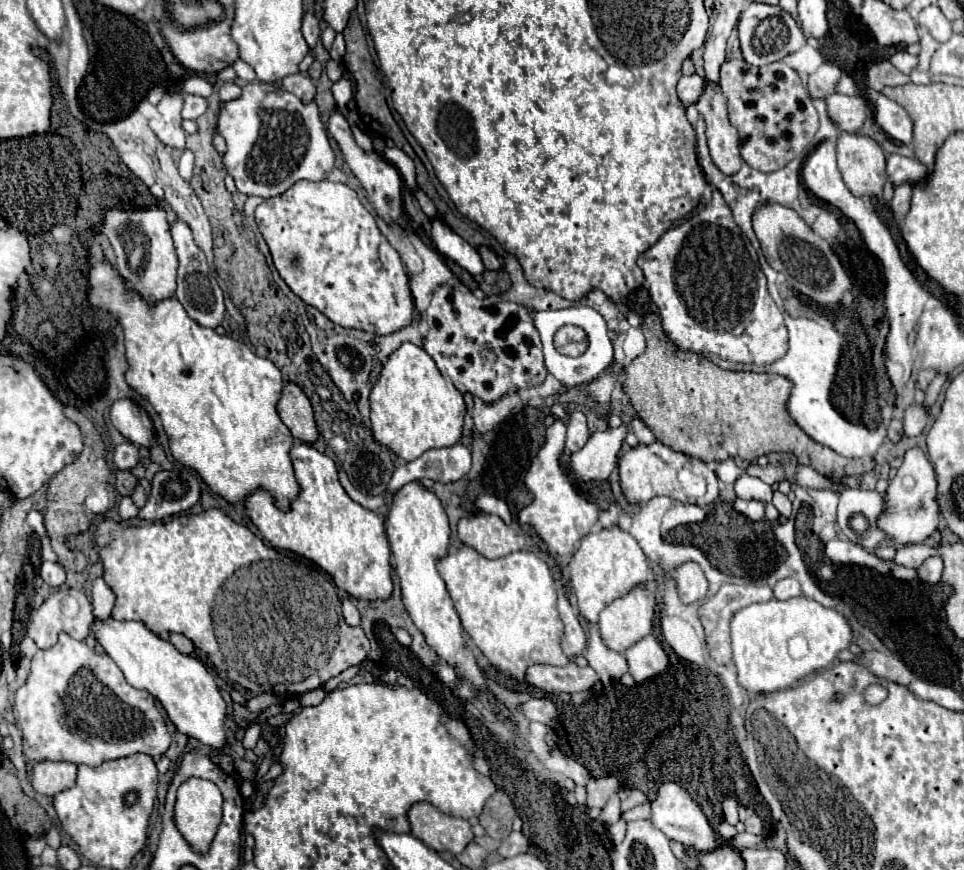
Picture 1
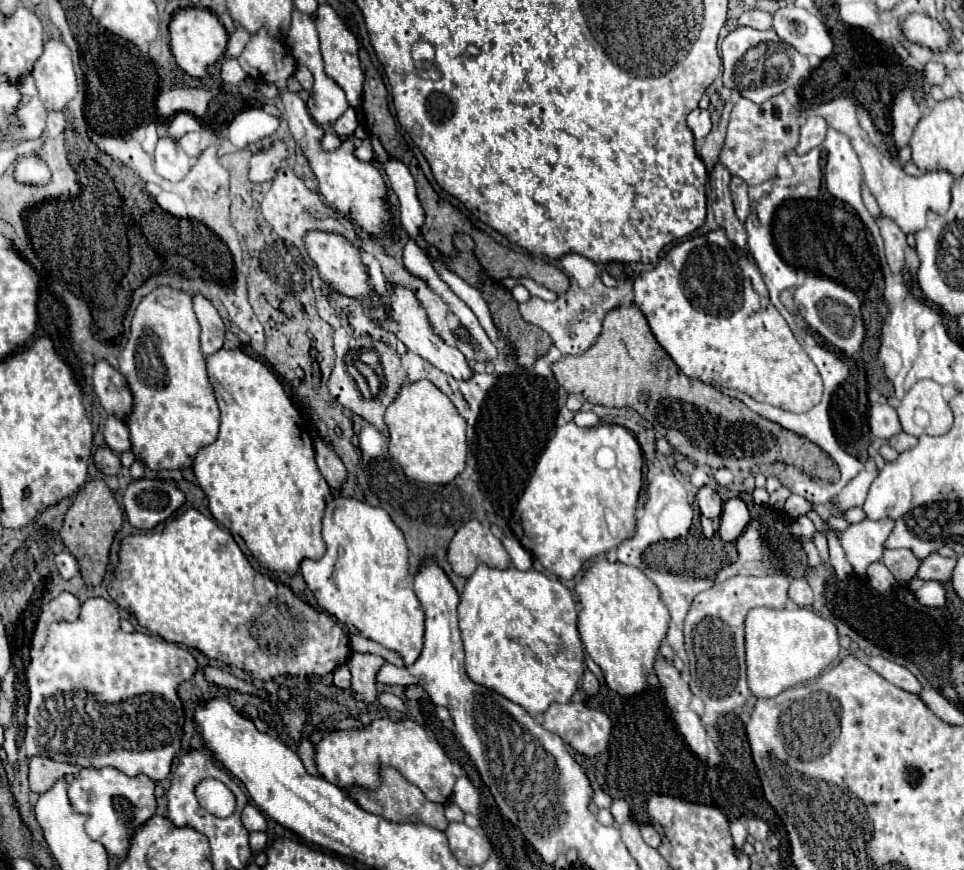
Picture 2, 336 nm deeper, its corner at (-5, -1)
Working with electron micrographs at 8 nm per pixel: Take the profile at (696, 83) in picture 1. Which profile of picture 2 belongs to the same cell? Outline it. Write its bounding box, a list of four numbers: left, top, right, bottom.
[687,109,711,137]

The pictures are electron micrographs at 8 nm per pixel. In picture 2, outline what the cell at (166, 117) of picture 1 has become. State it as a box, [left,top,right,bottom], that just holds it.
[155,135,189,181]

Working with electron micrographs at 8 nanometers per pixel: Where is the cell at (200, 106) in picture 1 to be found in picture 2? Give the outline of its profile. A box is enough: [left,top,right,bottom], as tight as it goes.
[179,133,201,157]

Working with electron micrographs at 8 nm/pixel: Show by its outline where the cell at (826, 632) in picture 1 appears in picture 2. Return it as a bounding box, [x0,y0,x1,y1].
[745,594,839,697]

